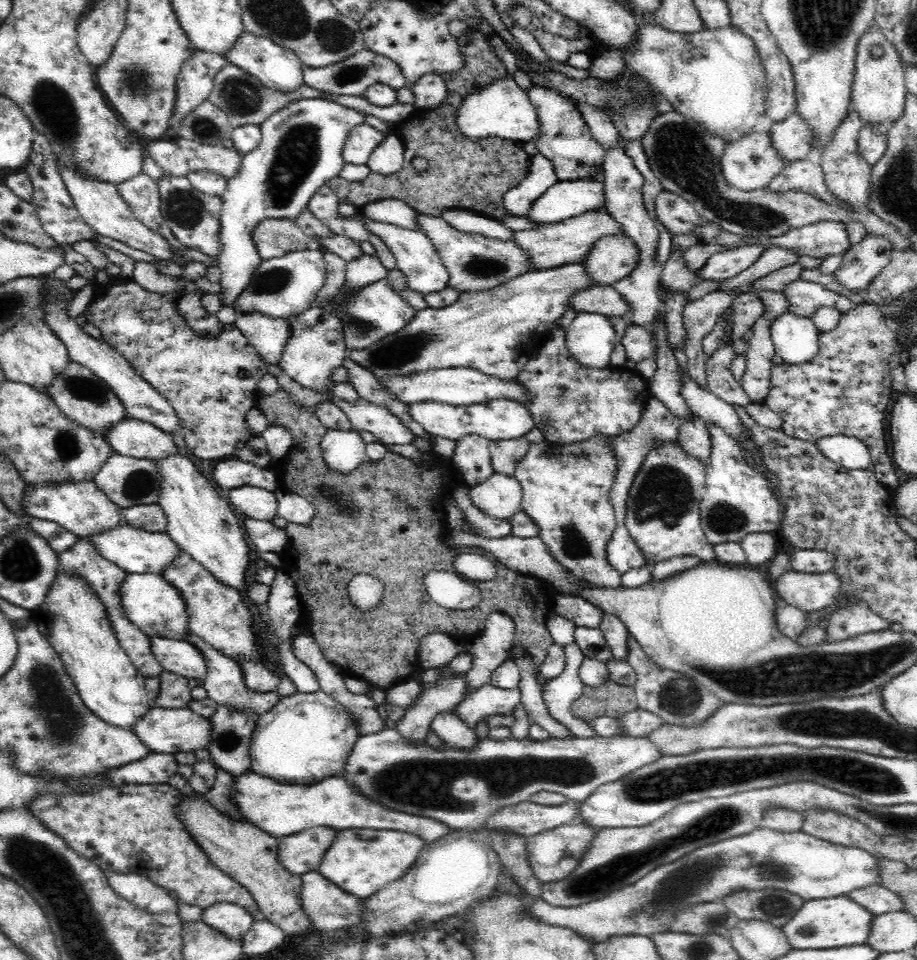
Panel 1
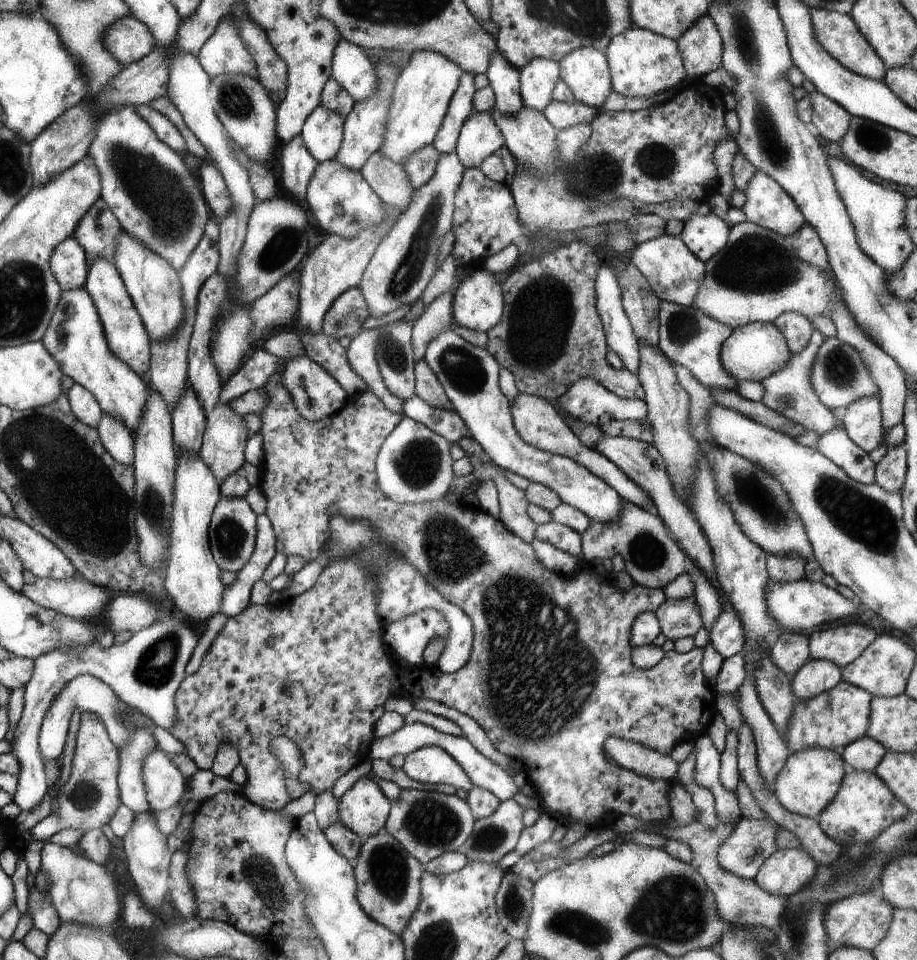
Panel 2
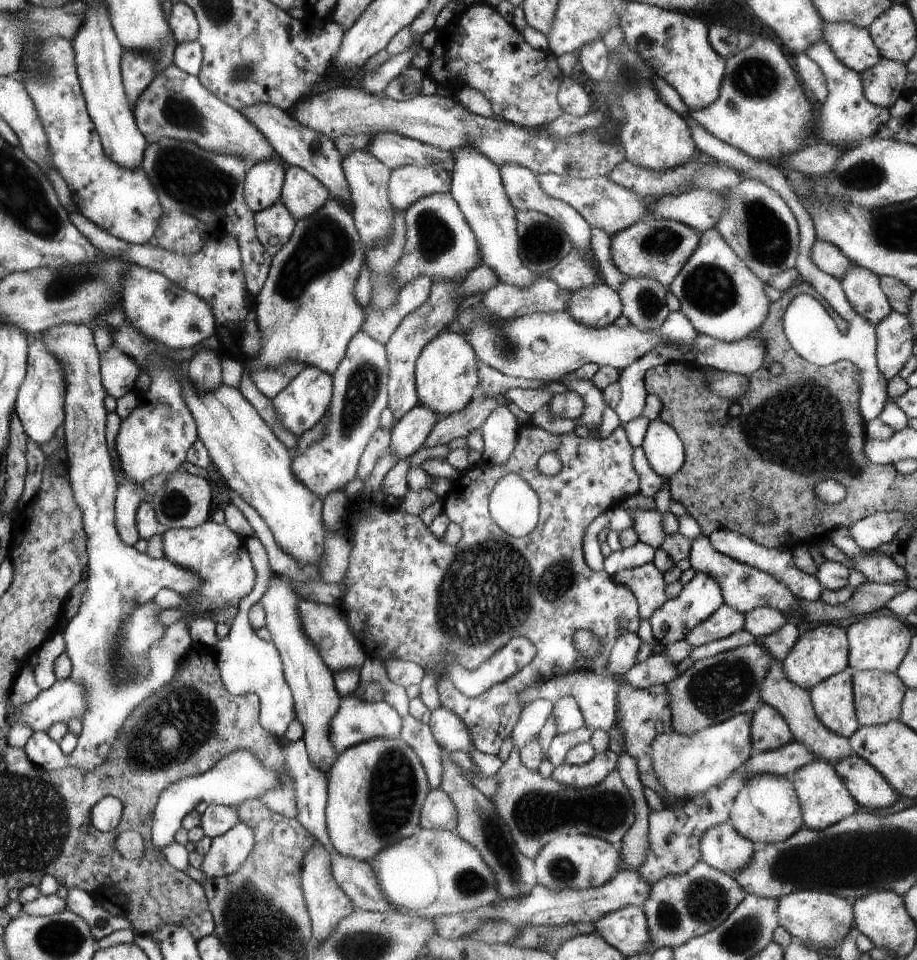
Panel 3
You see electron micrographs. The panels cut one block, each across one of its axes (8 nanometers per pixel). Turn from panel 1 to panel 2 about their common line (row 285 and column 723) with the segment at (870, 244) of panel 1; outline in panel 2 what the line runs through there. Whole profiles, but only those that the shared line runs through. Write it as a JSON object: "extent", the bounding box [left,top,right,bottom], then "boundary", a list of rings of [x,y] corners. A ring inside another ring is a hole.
{"extent":[717,820,777,880],"boundary":[[[739,820],[733,832],[717,848],[717,862],[723,870],[753,880],[765,862],[771,856],[775,846],[777,824],[765,820]]]}

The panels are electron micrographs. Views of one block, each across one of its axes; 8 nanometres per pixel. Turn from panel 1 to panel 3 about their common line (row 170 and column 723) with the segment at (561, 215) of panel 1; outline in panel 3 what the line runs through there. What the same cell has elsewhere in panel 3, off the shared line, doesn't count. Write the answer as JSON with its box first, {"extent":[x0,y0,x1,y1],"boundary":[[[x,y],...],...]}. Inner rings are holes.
{"extent":[649,572,725,644],"boundary":[[[695,572],[695,576],[683,586],[681,594],[675,600],[667,600],[661,608],[657,608],[651,616],[649,616],[649,624],[653,630],[653,636],[657,638],[659,644],[675,644],[675,642],[683,642],[685,636],[703,620],[707,620],[721,604],[725,604],[723,594],[719,584],[715,582],[715,578],[707,572]]]}

